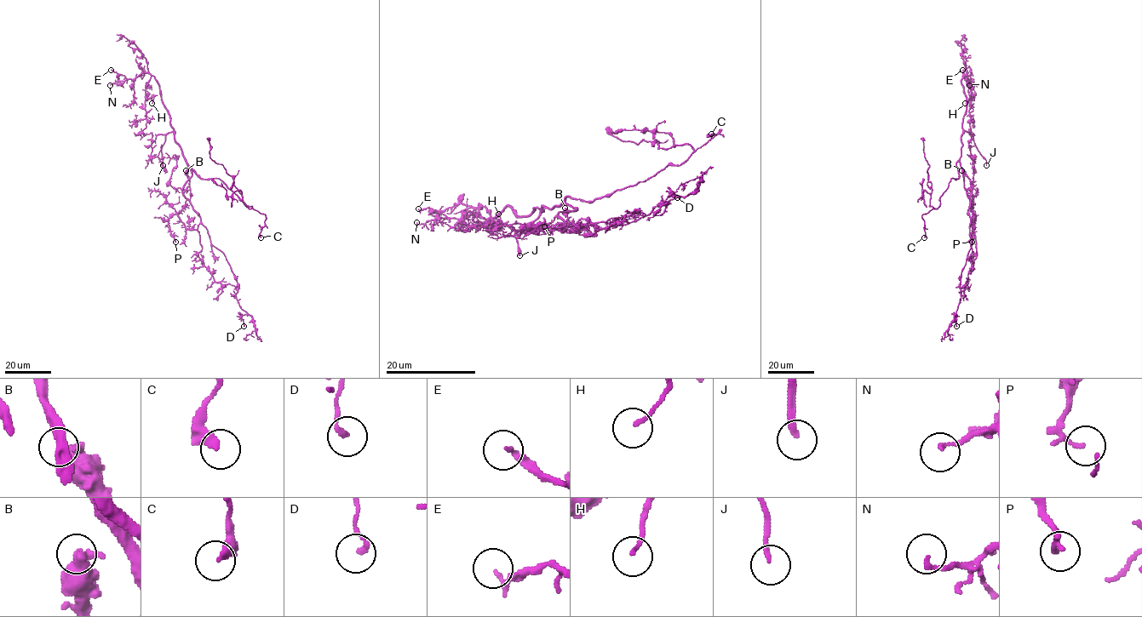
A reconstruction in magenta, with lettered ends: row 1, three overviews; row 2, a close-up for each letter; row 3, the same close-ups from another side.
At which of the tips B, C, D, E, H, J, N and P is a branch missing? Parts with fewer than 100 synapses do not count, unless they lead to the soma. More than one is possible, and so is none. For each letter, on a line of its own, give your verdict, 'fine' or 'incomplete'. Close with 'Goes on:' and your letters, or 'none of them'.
B: fine
C: fine
D: fine
E: fine
H: fine
J: incomplete
N: fine
P: fine
Goes on: J

